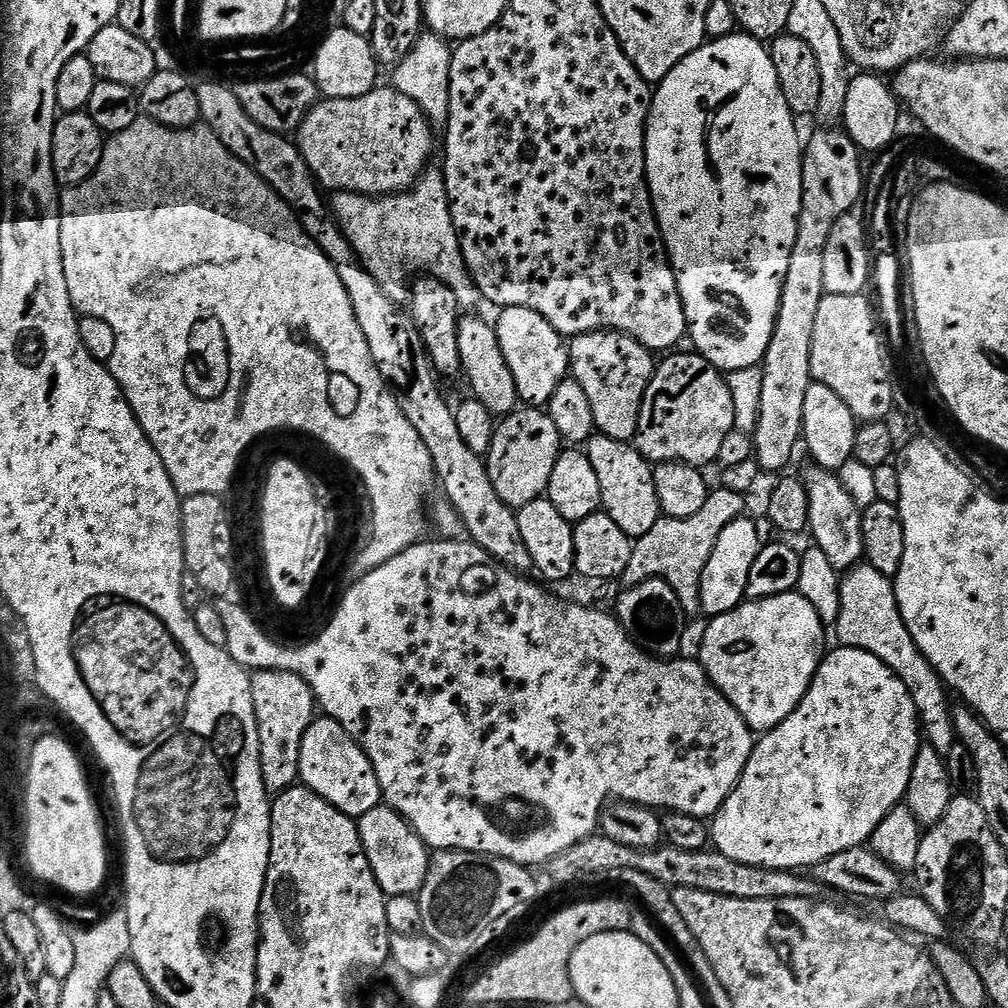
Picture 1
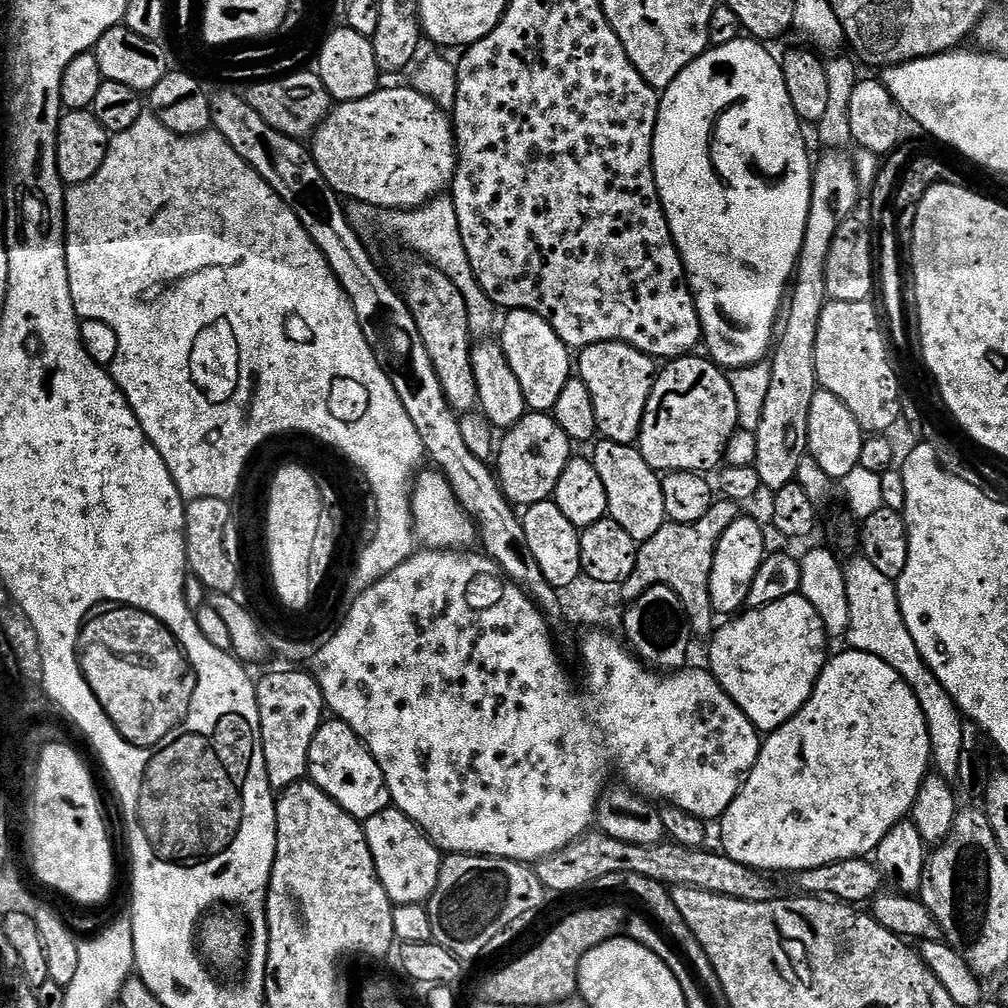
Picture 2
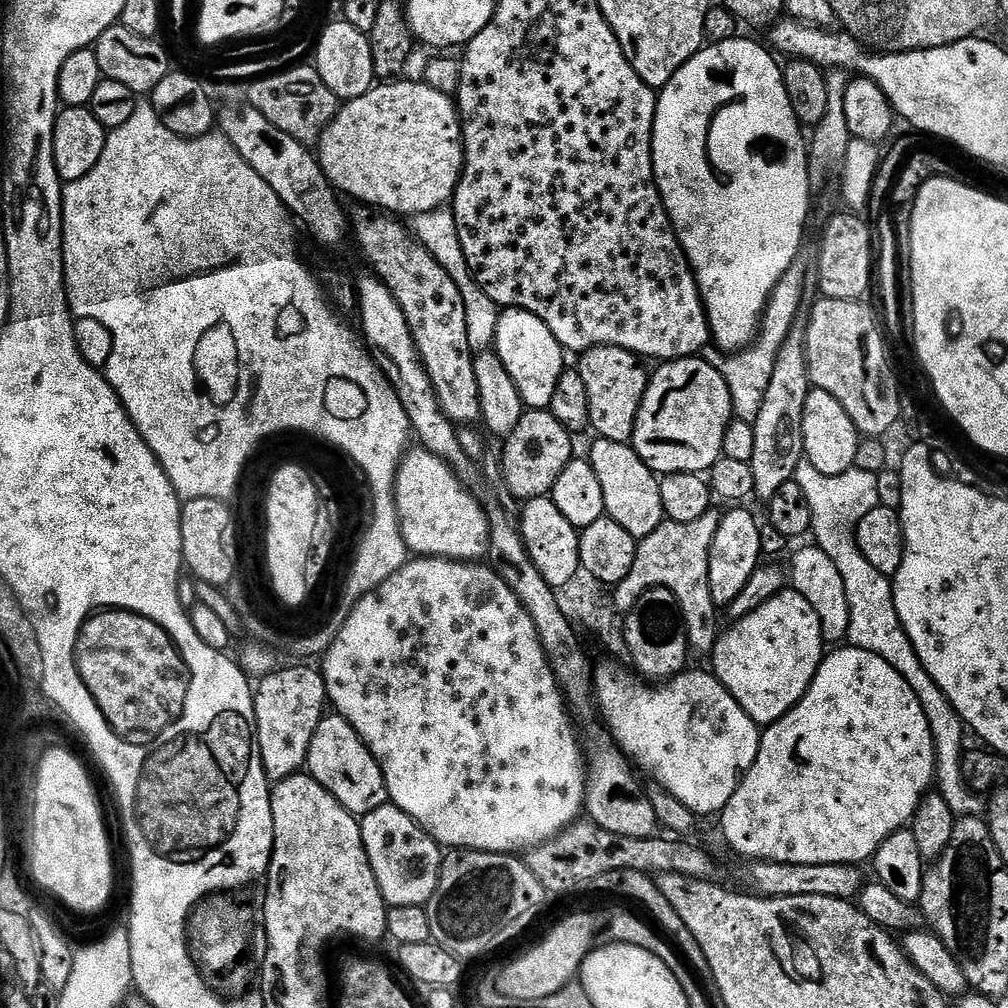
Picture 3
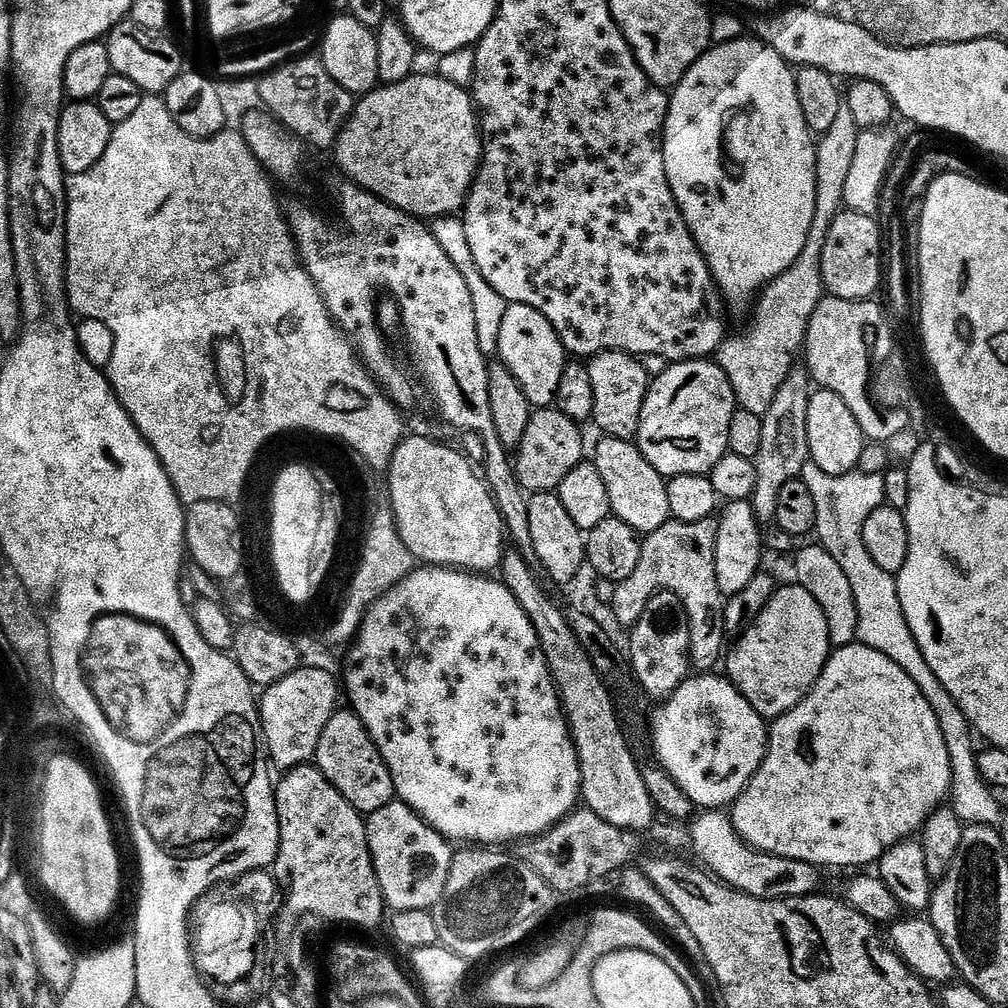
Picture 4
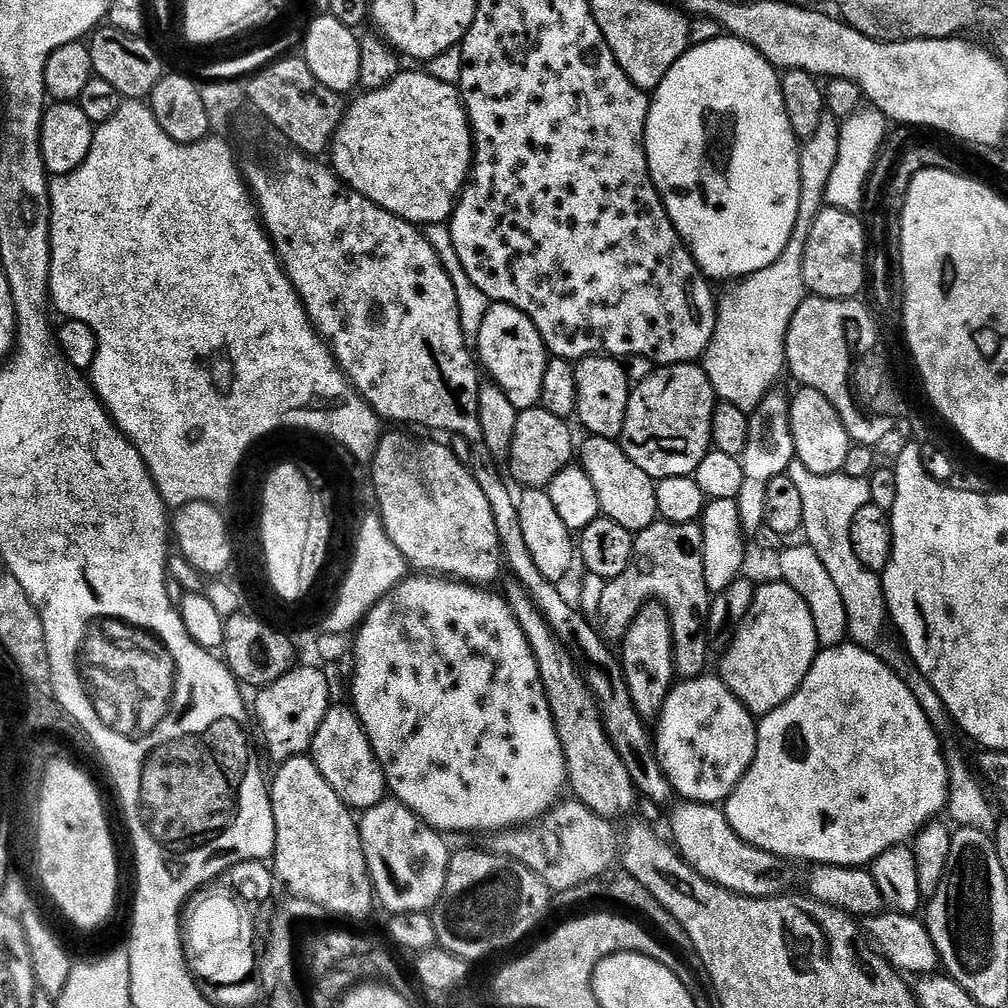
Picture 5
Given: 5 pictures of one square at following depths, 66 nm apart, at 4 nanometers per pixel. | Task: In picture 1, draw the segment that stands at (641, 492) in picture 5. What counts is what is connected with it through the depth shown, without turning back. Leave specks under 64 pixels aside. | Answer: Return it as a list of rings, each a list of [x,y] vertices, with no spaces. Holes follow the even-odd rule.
[[[597,432],[588,439],[584,451],[598,477],[603,511],[633,540],[649,533],[662,516],[651,463],[631,443]]]

